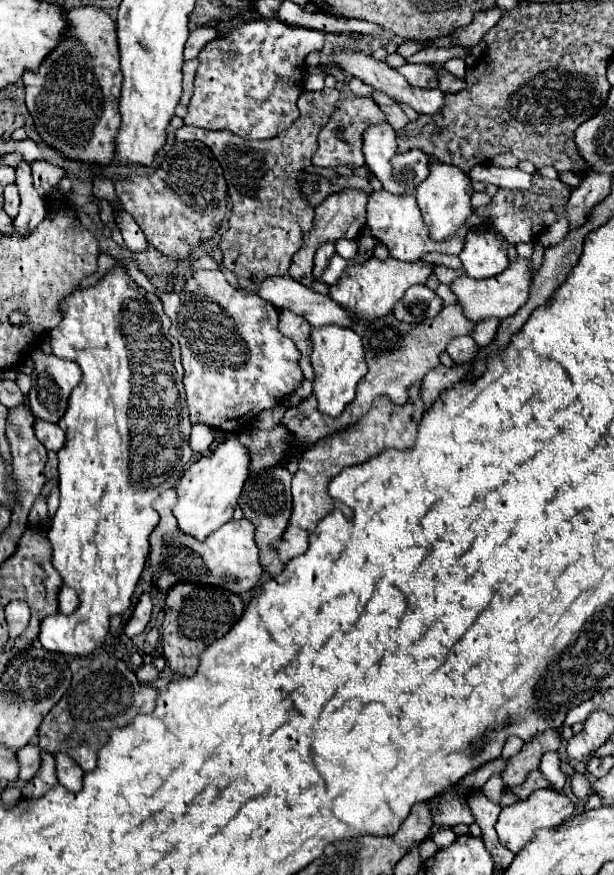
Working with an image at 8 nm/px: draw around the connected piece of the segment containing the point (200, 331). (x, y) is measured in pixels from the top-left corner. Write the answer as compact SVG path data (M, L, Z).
M198 270L192 274L192 278L188 280L188 284L178 290L178 292L168 292L168 294L162 294L160 296L162 304L164 304L164 312L168 314L168 318L172 320L172 336L176 336L176 340L180 342L180 350L182 350L182 364L184 364L184 390L186 390L186 404L188 404L188 410L190 410L190 422L192 424L206 424L210 428L216 428L216 430L222 430L222 432L242 432L246 430L252 420L266 408L272 408L276 404L280 404L288 394L292 394L304 380L302 376L302 370L298 366L298 360L300 360L300 352L296 348L296 344L286 338L284 334L280 334L278 330L278 310L264 302L260 296L248 292L248 290L242 290L242 288L232 288L224 276L222 270Z

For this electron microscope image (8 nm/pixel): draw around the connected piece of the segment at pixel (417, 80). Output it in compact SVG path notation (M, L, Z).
M404 64L398 72L412 84L422 88L438 88L438 68L434 64Z

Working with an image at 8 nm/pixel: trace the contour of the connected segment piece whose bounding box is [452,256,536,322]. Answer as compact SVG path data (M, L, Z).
M516 256L516 260L512 260L510 266L504 272L500 272L498 276L492 276L486 280L474 280L470 276L460 276L452 282L452 290L458 296L458 302L462 304L464 314L470 320L474 320L474 322L488 320L488 318L504 320L512 314L516 314L518 308L526 302L534 274L536 274L536 270L532 268L532 260Z

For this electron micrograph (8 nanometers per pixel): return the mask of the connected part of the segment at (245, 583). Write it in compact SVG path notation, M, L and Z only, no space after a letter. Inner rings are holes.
M174 489L160 494L153 507L160 516L158 526L150 534L150 568L154 586L160 592L168 592L178 582L190 584L212 584L226 588L234 594L248 592L260 578L262 566L258 562L258 546L254 542L254 526L250 520L228 520L216 532L212 532L204 542L178 530L172 509L177 501Z

